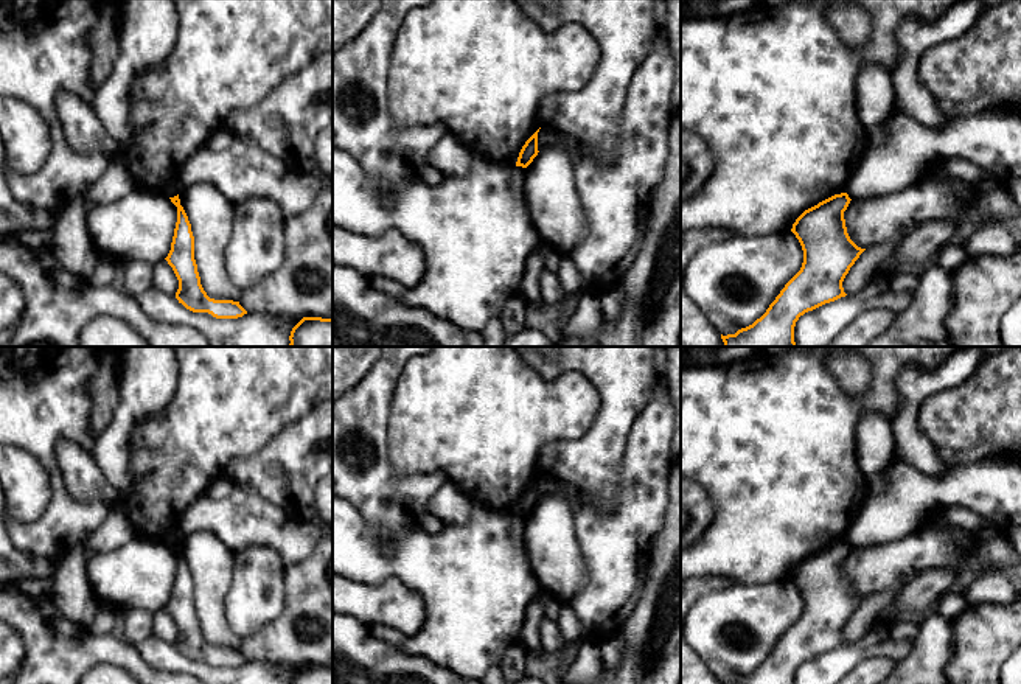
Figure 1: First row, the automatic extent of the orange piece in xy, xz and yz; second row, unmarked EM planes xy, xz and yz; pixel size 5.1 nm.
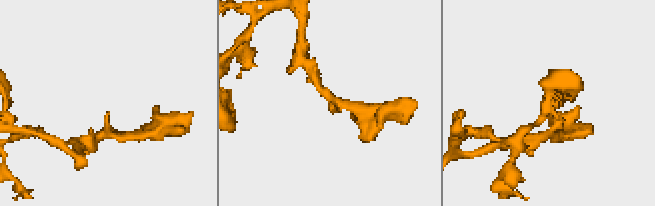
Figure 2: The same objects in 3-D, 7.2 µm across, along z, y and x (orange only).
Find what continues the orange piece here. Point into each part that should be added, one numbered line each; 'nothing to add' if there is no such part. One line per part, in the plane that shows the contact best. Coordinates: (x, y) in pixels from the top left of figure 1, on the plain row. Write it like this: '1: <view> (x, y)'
nothing to add

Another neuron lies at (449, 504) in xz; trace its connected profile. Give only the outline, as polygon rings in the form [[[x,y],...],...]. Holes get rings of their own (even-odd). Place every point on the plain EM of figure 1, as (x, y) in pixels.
[[[446,482],[427,502],[427,513],[444,524],[468,522],[471,518],[469,497],[452,482]]]

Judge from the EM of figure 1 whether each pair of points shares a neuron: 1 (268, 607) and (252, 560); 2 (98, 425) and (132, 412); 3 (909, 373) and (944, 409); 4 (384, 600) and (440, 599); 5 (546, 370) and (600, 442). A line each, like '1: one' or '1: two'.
1: one
2: two
3: two
4: two
5: one

